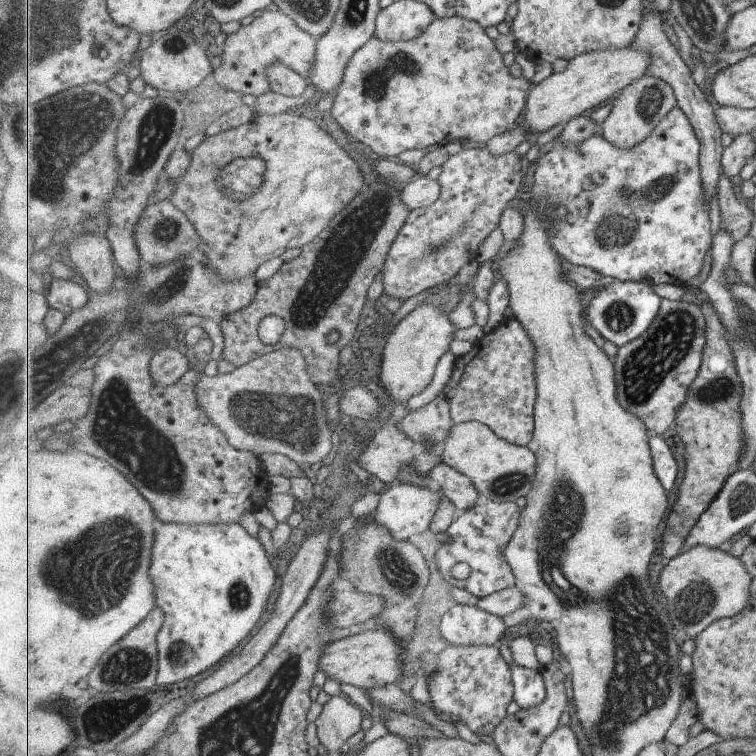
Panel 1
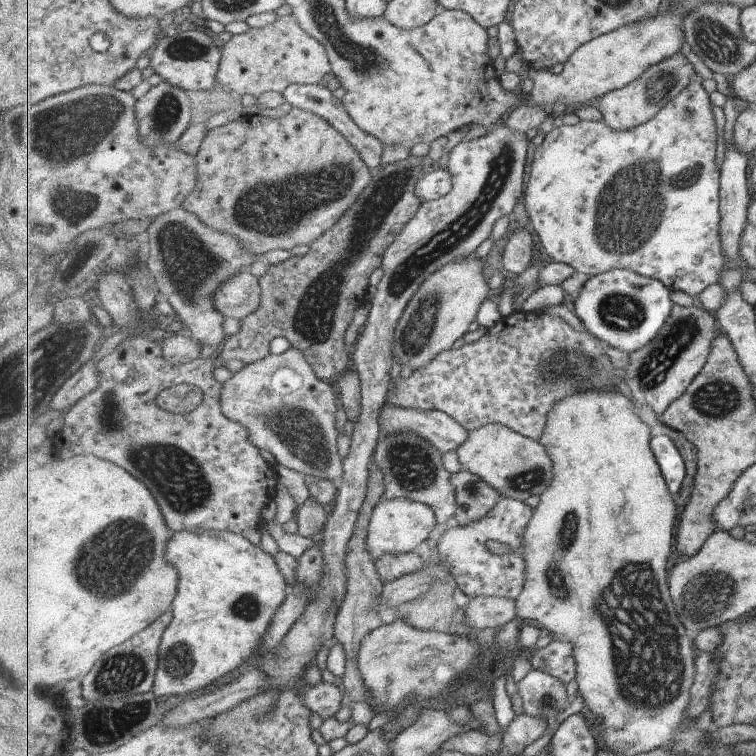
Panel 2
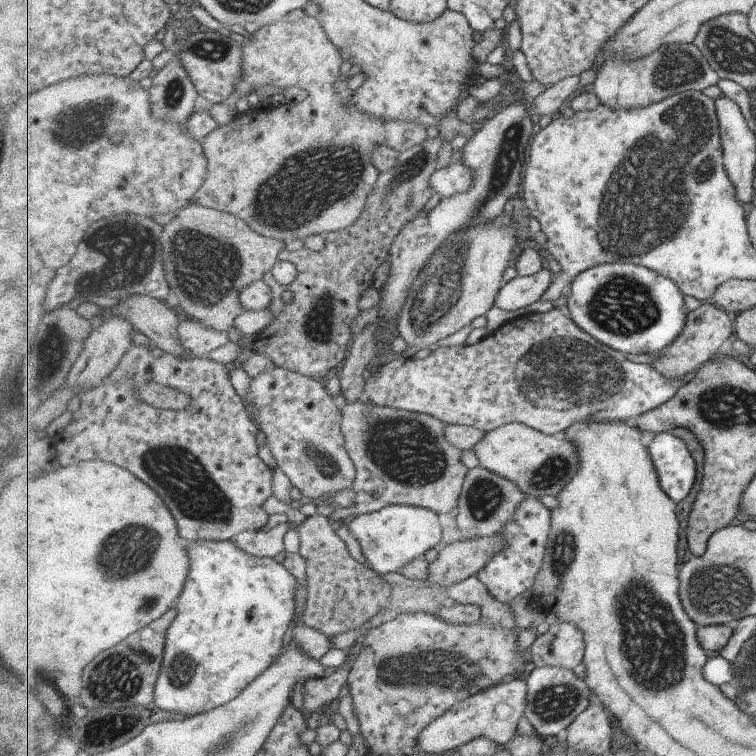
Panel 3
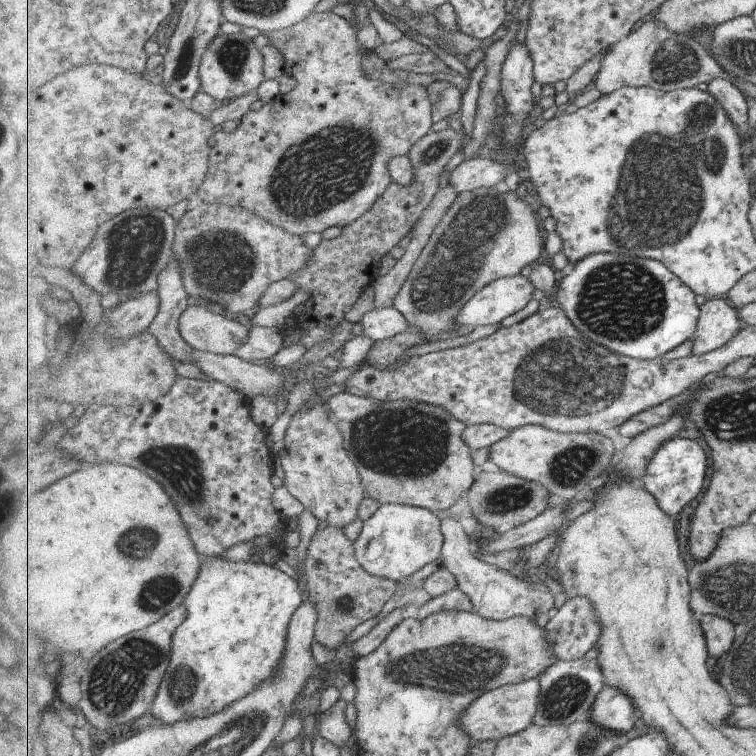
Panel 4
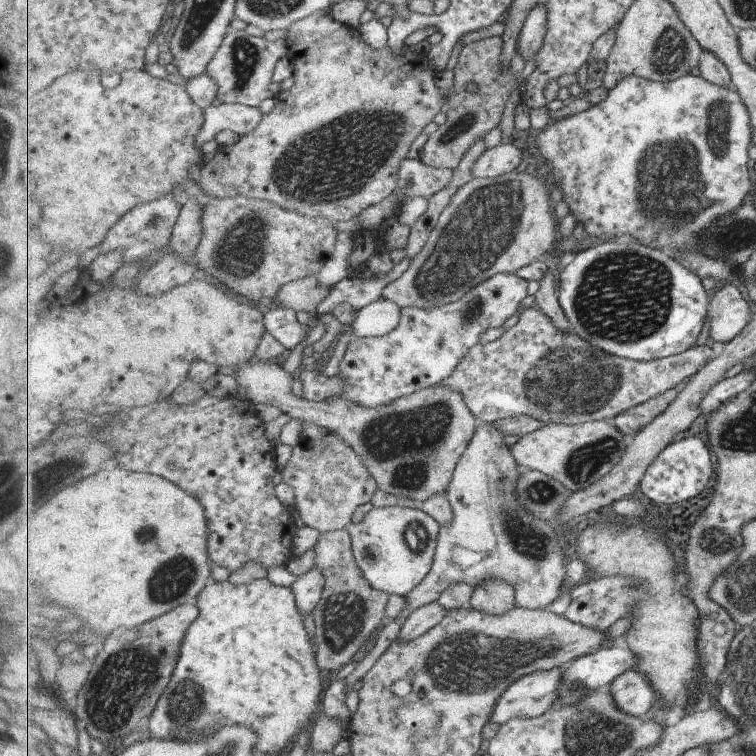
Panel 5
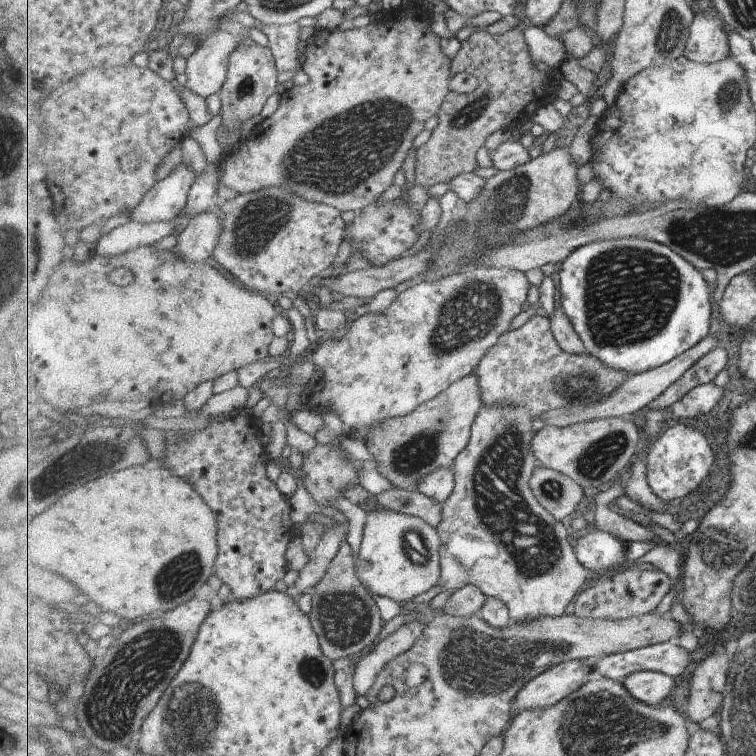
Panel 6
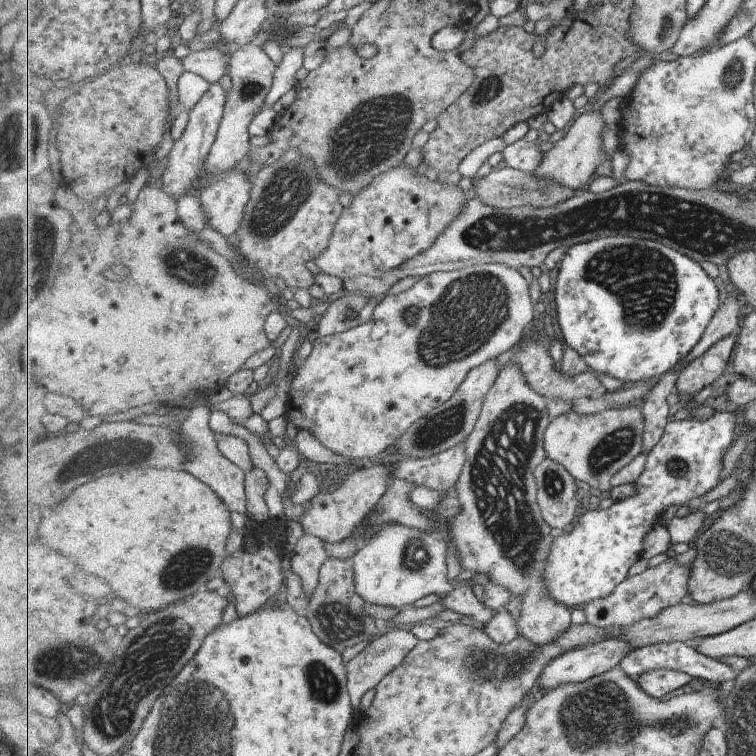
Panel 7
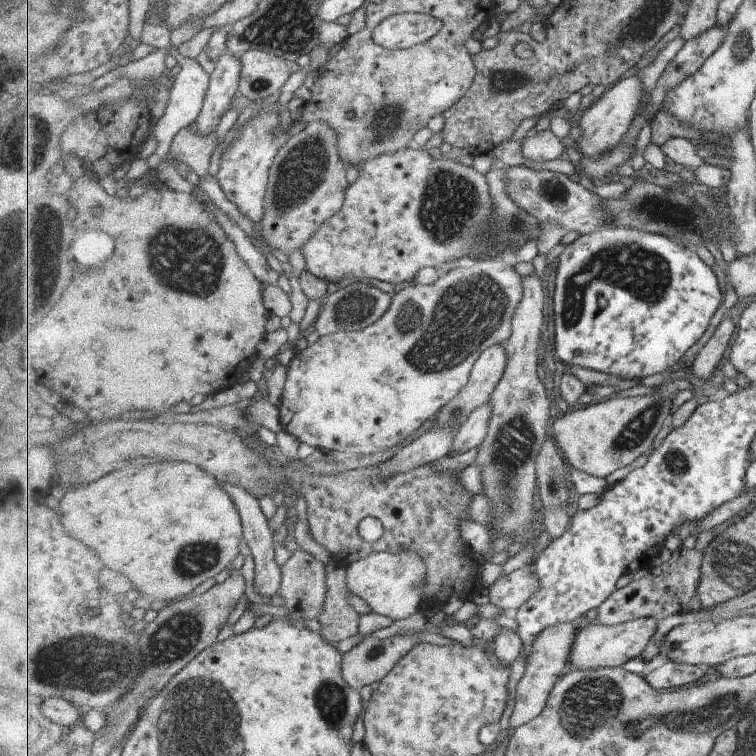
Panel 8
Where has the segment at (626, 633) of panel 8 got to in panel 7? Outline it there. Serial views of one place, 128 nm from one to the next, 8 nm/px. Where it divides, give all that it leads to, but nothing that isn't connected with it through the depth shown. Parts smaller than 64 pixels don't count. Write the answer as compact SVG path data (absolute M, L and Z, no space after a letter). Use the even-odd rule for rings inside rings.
M605 638L605 640L599 640L595 644L587 644L583 648L573 648L571 652L565 652L564 655L557 656L545 667L535 692L540 695L542 692L555 690L555 688L565 686L565 684L587 682L587 680L605 674L607 670L619 666L621 660L633 651L633 648L629 648L629 642L625 642L623 638Z

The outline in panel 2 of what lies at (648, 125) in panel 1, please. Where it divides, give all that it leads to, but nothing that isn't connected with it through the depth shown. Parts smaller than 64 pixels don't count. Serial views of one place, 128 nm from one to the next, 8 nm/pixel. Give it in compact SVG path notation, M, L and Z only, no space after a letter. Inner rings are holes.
M677 54L663 60L653 68L649 68L635 82L602 96L596 106L603 114L602 118L611 128L627 132L631 128L637 128L637 126L647 124L649 120L653 120L671 100L675 100L689 86L689 82L693 78L695 78L693 64L685 56Z

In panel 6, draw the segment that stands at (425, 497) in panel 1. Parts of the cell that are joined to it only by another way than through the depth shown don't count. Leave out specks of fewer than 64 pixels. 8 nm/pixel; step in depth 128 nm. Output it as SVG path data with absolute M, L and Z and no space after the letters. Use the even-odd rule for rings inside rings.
M294 469L289 471L297 478L297 490L295 490L293 496L289 498L289 503L291 504L291 508L293 508L289 514L291 514L291 520L293 520L293 523L296 526L304 523L307 515L311 513L323 514L330 519L333 519L335 523L346 522L344 514L338 509L331 506L323 506L312 500L309 492L299 480L299 478L301 478L300 473L297 473ZM373 510L366 512L362 540L357 554L359 580L371 594L394 600L398 604L411 602L413 598L425 594L441 582L441 547L443 541L437 527L430 526L420 517L395 512L393 510Z

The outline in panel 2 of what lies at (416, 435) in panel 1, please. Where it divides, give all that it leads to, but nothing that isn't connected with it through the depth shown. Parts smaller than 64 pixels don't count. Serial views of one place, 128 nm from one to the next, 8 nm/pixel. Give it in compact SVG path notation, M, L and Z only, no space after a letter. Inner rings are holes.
M390 399L381 410L379 426L381 426L379 441L389 434L409 432L429 440L442 453L457 451L457 448L469 438L470 432L446 412L401 408L393 406Z

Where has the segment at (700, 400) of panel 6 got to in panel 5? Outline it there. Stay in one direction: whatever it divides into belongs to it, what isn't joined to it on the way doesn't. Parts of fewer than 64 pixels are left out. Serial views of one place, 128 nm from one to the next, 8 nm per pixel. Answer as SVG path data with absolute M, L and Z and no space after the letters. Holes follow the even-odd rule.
M742 371L734 377L727 378L723 382L719 382L717 386L711 388L711 392L707 394L707 398L703 398L701 402L701 412L713 413L721 404L725 404L727 400L731 400L733 396L743 393L753 381L754 371Z

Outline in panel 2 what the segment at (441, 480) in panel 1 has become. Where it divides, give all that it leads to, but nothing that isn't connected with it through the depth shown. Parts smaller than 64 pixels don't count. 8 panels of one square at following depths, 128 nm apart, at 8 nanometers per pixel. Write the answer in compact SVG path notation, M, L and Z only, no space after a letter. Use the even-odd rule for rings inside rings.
M469 471L453 473L452 483L457 489L458 509L455 518L461 526L485 518L502 498L496 488L489 486L489 482Z

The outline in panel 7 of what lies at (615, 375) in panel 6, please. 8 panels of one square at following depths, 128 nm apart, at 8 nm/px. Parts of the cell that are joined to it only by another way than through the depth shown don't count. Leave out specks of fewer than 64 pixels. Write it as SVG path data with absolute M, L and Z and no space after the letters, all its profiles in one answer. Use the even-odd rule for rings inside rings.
M533 331L528 336L523 336L511 350L501 354L497 360L500 361L500 366L504 367L507 364L517 362L521 366L521 372L525 374L525 380L529 382L529 386L533 390L541 393L546 401L560 398L562 400L585 399L585 398L603 398L605 388L600 382L599 372L587 368L583 374L579 376L567 376L563 372L562 365L558 369L555 368L549 348L547 347L548 338L541 331Z

